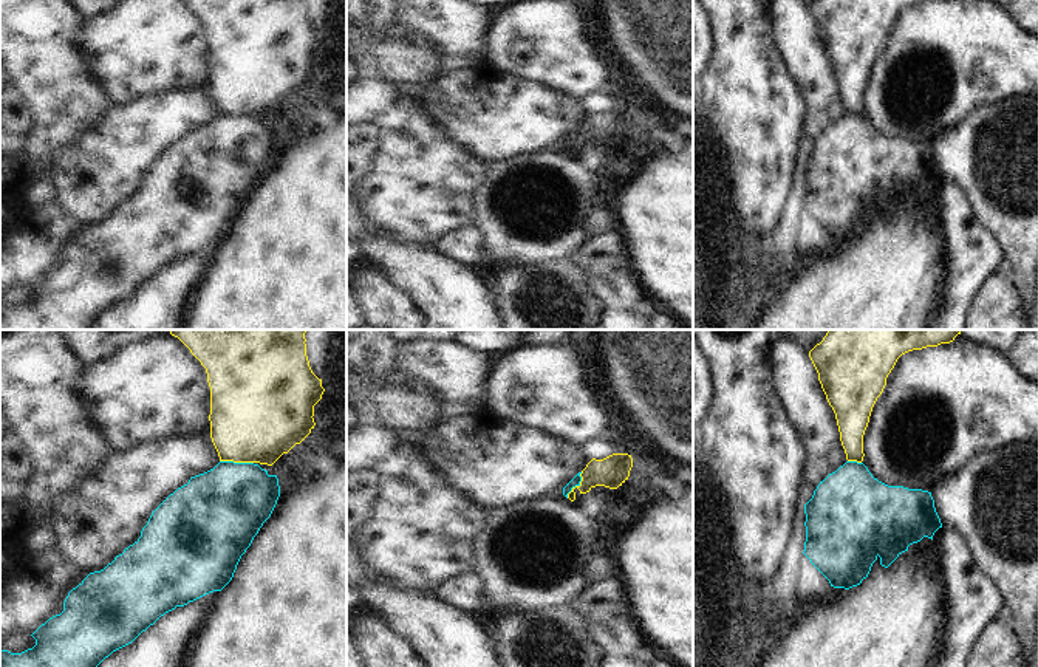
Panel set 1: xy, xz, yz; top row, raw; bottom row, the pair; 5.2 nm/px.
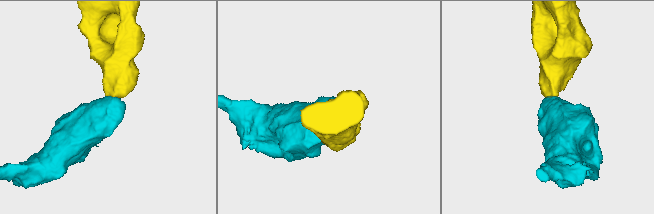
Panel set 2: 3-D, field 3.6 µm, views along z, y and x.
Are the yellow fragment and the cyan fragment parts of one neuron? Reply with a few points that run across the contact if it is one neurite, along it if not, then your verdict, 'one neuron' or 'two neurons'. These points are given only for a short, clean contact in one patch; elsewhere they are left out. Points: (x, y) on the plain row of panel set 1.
xy (220, 113), (252, 116) | two neurons

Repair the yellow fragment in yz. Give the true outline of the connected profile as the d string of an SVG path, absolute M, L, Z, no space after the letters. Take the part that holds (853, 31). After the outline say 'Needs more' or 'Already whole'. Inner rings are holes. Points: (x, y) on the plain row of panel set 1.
M814 0L809 11L818 26L818 34L832 60L840 85L840 94L848 115L863 115L863 88L877 51L897 12L913 3L927 0Z. Already whole.

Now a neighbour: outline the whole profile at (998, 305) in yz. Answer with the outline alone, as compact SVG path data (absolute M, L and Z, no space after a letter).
M996 272L979 289L967 330L1023 330L1024 327L1018 291Z

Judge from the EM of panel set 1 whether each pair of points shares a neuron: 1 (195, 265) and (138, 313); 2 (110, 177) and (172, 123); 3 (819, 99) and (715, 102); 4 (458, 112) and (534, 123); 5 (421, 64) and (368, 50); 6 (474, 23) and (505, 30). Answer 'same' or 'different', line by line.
1: same
2: same
3: different
4: same
5: same
6: different

